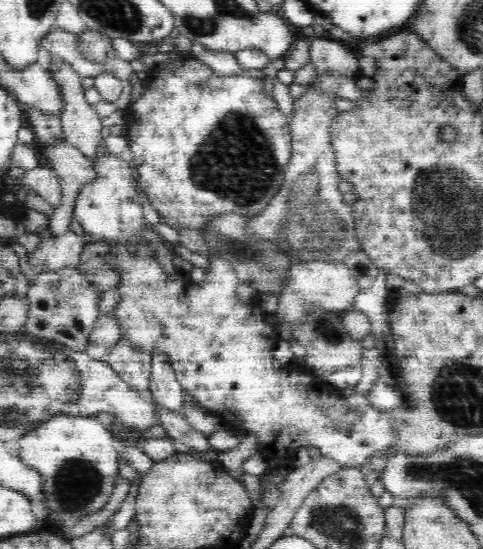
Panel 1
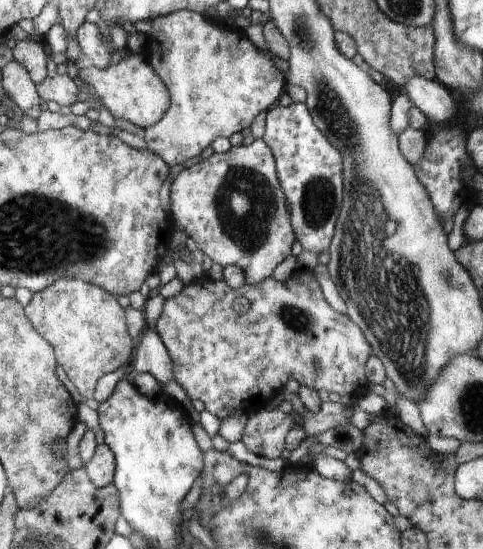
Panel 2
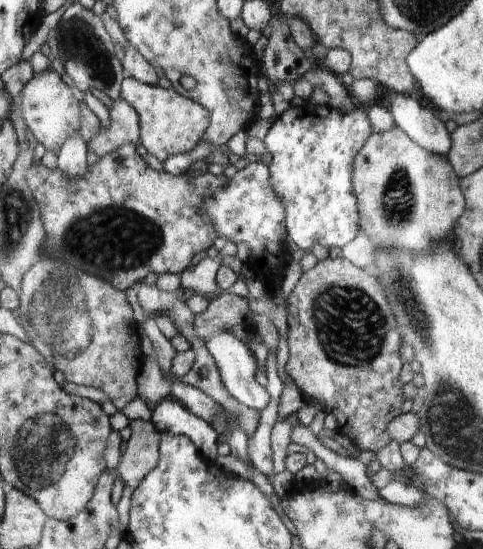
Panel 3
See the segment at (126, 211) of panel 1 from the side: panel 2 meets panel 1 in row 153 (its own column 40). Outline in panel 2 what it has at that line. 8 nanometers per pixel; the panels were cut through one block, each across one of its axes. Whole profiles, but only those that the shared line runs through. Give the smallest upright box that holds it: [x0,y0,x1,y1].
[1,60,45,121]

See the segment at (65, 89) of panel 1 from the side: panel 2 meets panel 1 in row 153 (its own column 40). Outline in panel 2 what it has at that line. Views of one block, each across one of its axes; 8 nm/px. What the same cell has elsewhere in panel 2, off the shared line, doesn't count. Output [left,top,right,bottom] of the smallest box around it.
[35,75,80,107]

